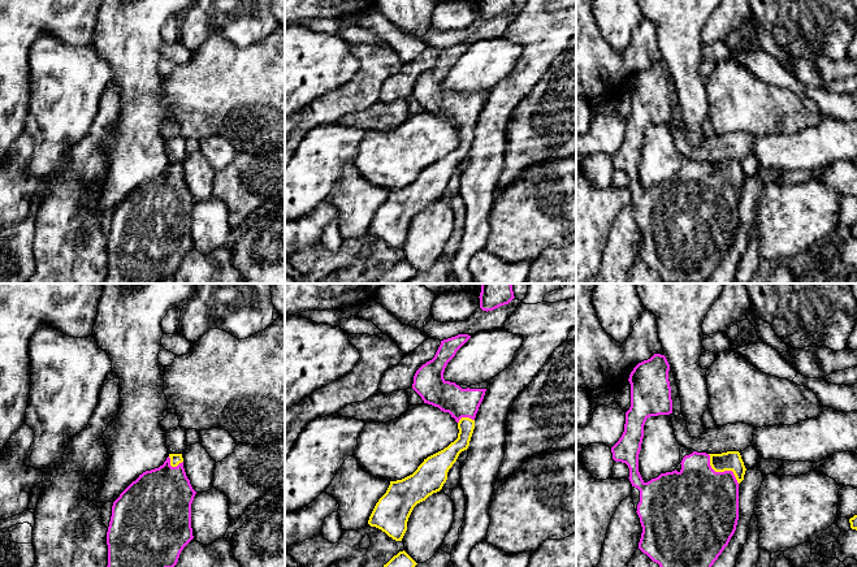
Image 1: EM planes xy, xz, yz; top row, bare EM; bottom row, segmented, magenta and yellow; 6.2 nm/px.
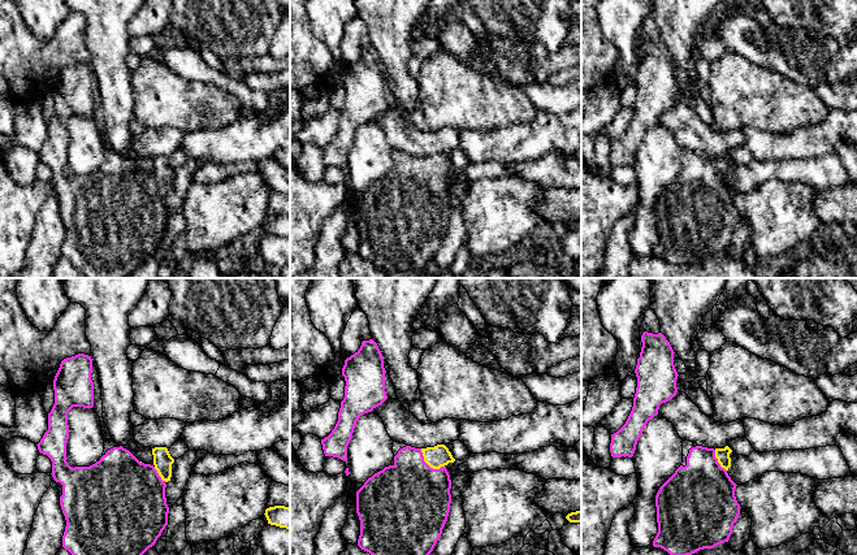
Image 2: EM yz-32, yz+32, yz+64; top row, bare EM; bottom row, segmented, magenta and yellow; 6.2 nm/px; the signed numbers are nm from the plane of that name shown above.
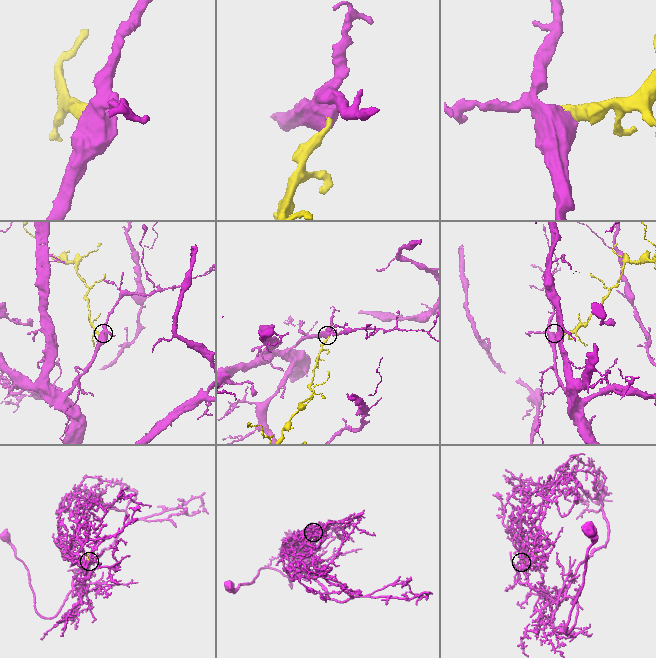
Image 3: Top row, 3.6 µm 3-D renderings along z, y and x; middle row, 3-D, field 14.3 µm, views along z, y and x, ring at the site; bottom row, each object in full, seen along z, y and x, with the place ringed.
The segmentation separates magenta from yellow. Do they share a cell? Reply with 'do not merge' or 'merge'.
merge

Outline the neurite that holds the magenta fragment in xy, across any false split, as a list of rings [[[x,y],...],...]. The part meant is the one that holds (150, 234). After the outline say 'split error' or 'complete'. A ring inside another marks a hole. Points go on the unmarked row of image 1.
[[[169,163],[163,174],[139,183],[113,211],[104,284],[157,284],[165,277],[174,277],[181,260],[194,247],[191,212],[195,203],[182,163]]]; split error

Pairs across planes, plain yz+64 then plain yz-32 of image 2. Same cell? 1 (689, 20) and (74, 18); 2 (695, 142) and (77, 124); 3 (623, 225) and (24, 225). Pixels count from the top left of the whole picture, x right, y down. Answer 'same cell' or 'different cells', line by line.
1: different cells
2: different cells
3: different cells

